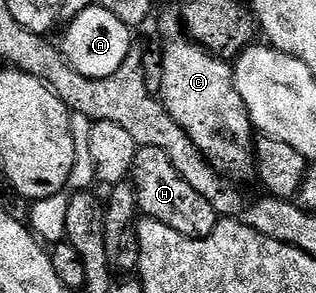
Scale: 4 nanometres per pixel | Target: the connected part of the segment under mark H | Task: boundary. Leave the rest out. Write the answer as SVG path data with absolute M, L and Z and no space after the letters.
M138 148L129 179L134 186L140 212L146 218L161 221L161 225L169 225L169 229L177 229L177 233L185 237L209 237L220 221L221 216L215 212L213 205L209 205L209 201L205 201L205 197L201 197L201 193L192 189L189 181L185 181L185 177L181 177L181 173L173 169L169 157L161 153L161 149Z

